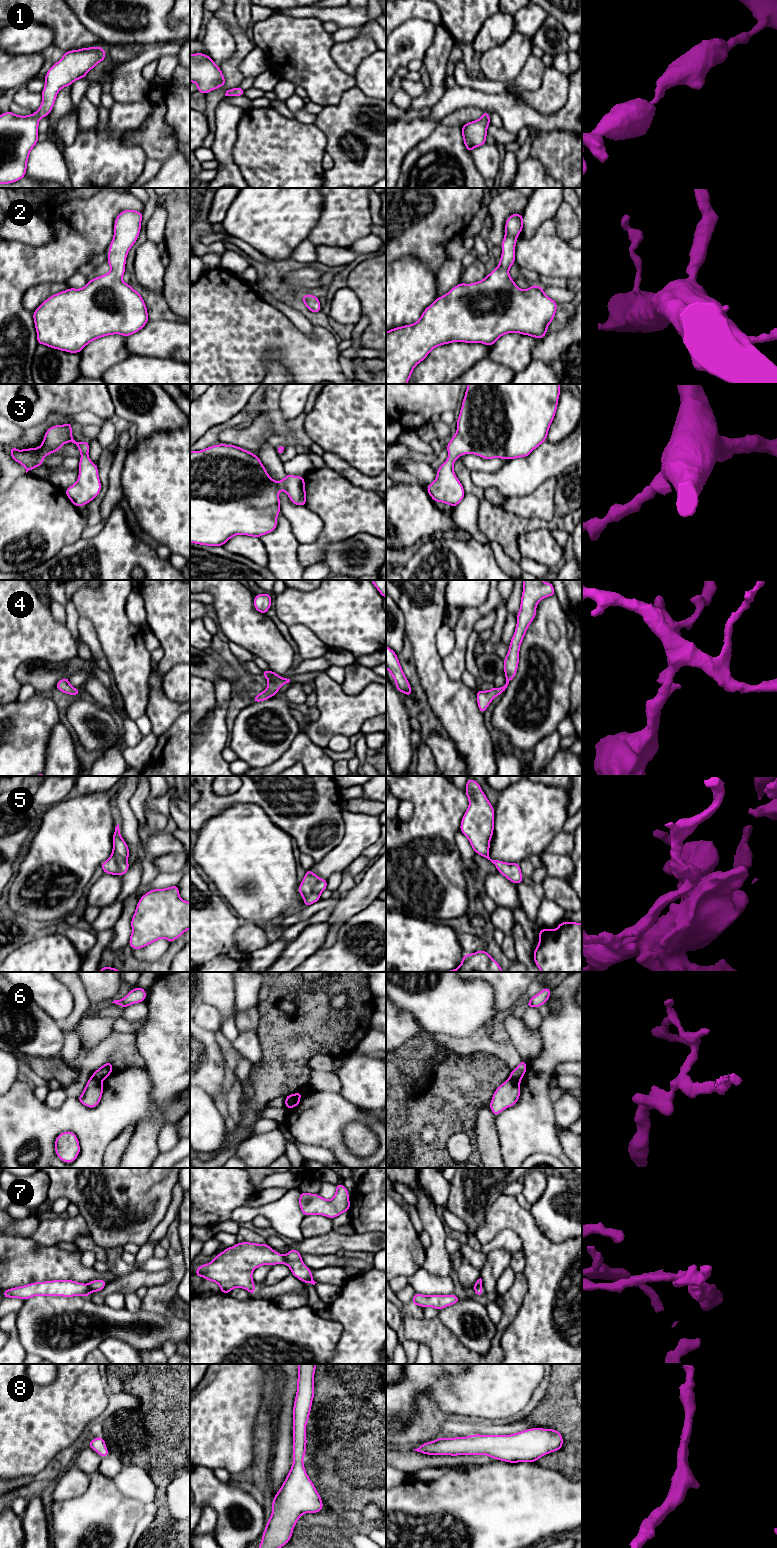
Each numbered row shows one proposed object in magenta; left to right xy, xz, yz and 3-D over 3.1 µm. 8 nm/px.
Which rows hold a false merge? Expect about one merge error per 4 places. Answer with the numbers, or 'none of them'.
6, 7

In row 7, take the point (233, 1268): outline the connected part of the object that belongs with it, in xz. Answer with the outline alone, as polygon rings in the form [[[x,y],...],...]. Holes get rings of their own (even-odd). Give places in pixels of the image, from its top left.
[[[242,1242],[224,1249],[223,1252],[217,1254],[209,1264],[203,1264],[197,1267],[194,1275],[201,1276],[208,1281],[216,1282],[221,1292],[225,1294],[239,1287],[255,1295],[255,1283],[252,1279],[253,1271],[262,1265],[272,1266],[276,1264],[285,1264],[285,1256],[275,1252],[268,1244]]]

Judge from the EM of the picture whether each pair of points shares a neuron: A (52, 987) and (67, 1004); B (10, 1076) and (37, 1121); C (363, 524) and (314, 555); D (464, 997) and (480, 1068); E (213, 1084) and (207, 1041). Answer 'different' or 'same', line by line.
A: same
B: different
C: same
D: different
E: same

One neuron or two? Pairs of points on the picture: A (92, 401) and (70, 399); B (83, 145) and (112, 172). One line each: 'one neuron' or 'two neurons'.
A: one neuron
B: one neuron

